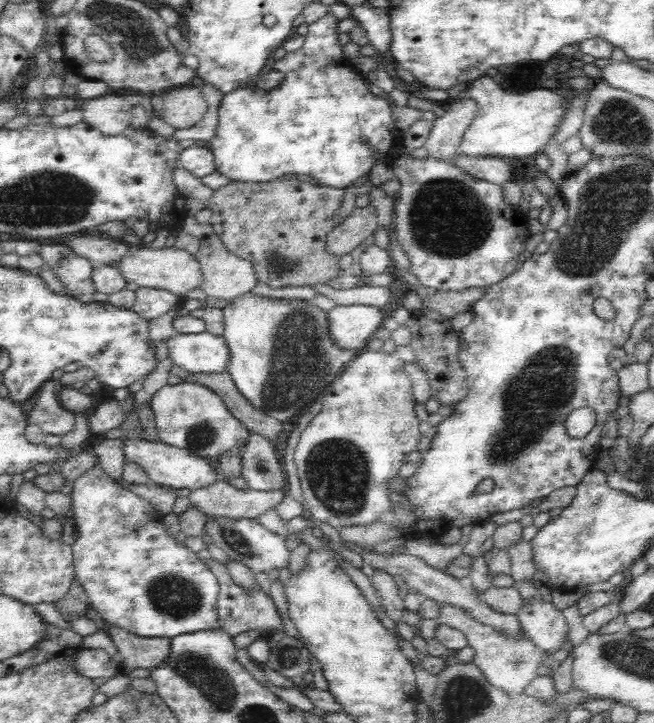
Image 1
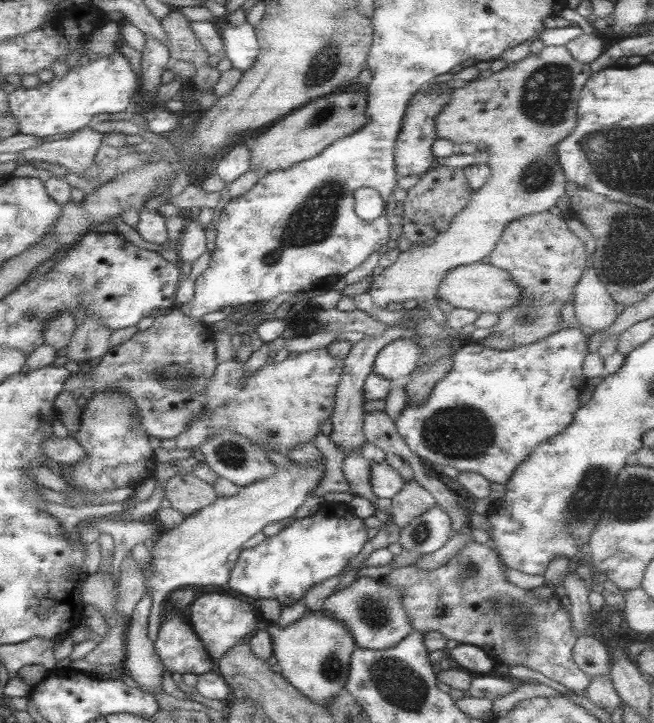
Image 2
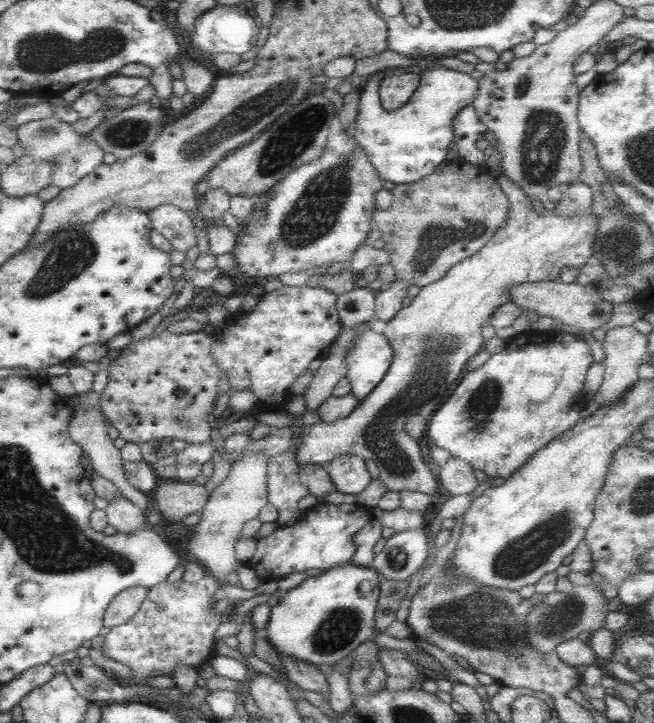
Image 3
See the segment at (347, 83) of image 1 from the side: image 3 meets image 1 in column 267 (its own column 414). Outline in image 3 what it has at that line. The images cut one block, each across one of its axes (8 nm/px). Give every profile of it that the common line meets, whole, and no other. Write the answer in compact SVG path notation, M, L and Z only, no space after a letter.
M443 66L424 69L420 85L409 100L396 110L384 110L378 101L378 90L384 76L393 72L398 69L385 68L366 82L360 92L358 114L351 130L380 178L405 185L432 174L441 162L446 161L450 144L455 140L452 120L476 98L479 81L470 73Z

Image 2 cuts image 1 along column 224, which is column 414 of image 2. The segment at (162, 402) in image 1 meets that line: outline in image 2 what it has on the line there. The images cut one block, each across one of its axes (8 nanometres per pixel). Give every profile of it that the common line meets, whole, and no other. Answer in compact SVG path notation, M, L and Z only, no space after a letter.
M564 327L558 329L556 334L550 334L550 337L542 338L540 342L510 348L510 350L492 350L492 348L484 348L478 343L474 346L464 346L453 354L454 364L450 372L434 386L428 399L426 399L426 403L406 405L399 418L394 420L394 426L396 426L398 434L404 439L404 442L435 472L440 473L445 467L453 466L460 473L472 472L486 478L490 483L505 485L506 482L511 480L511 475L516 467L520 466L521 462L526 461L528 455L538 445L566 430L566 427L572 423L576 412L581 408L578 397L587 388L587 378L582 376L583 365L587 356L587 338L580 328Z

